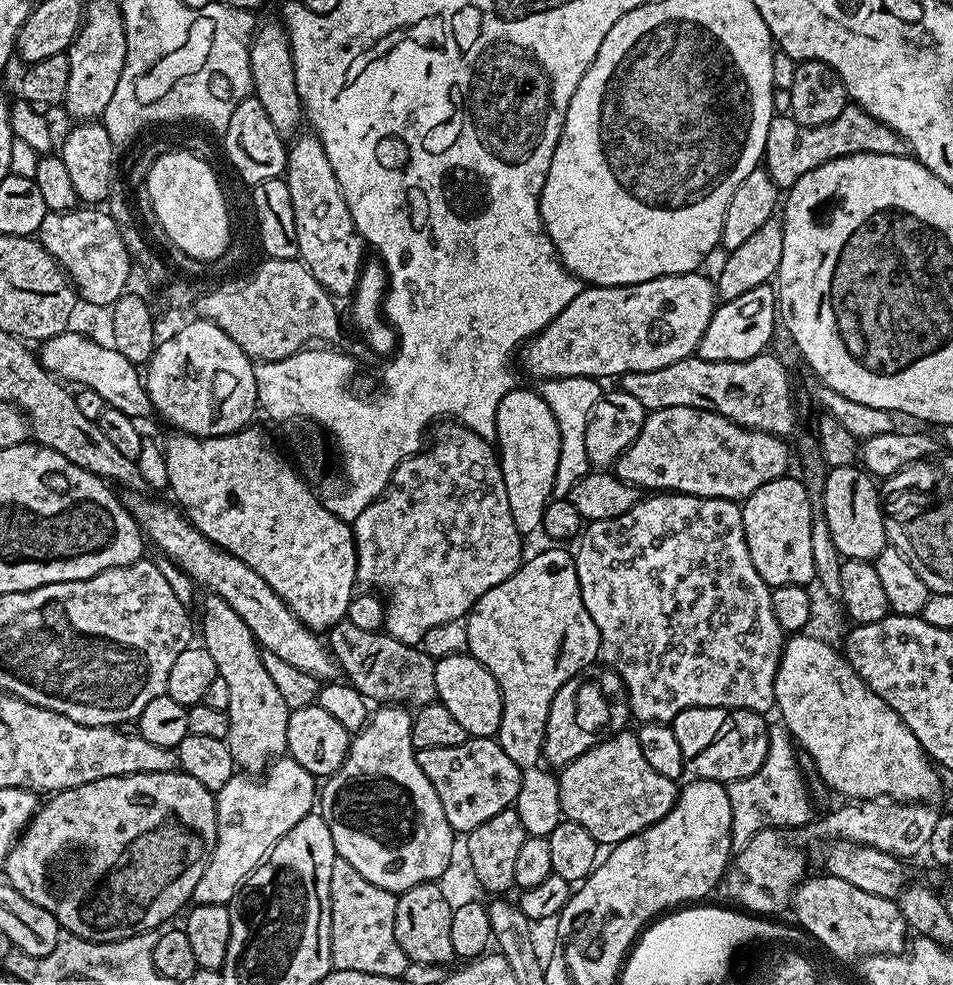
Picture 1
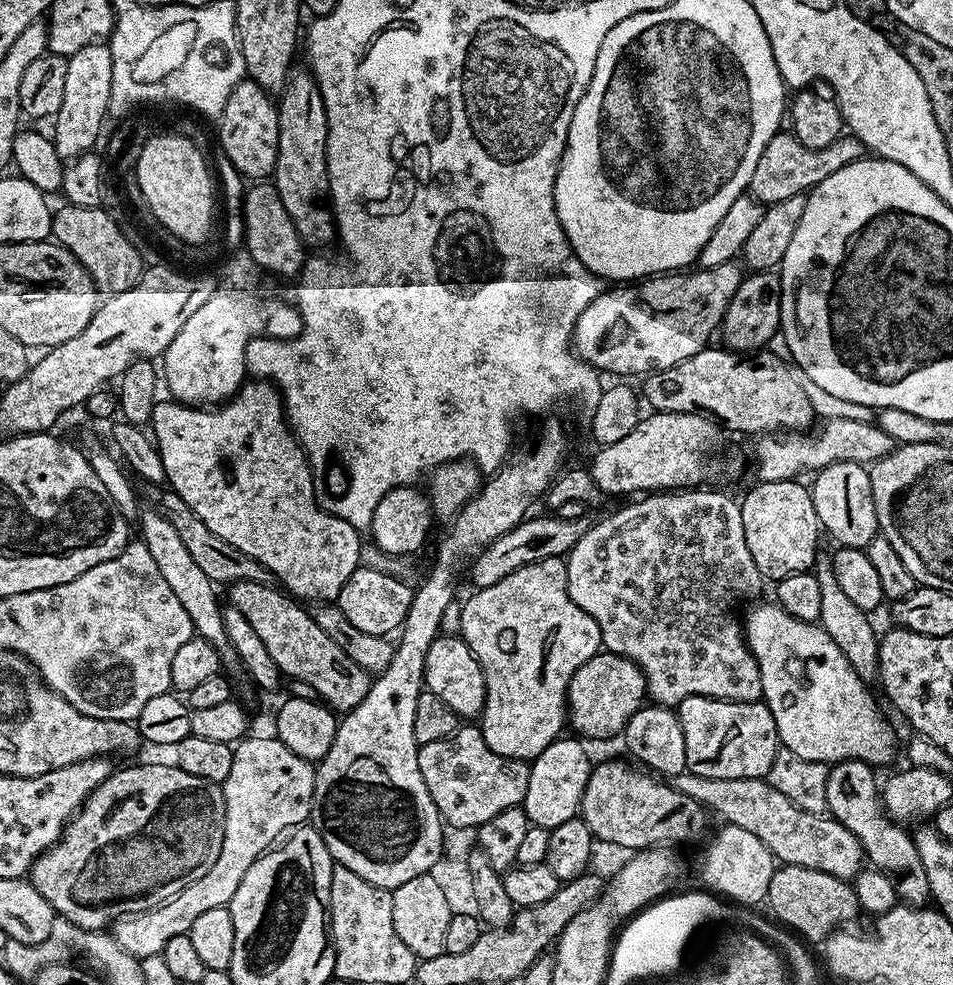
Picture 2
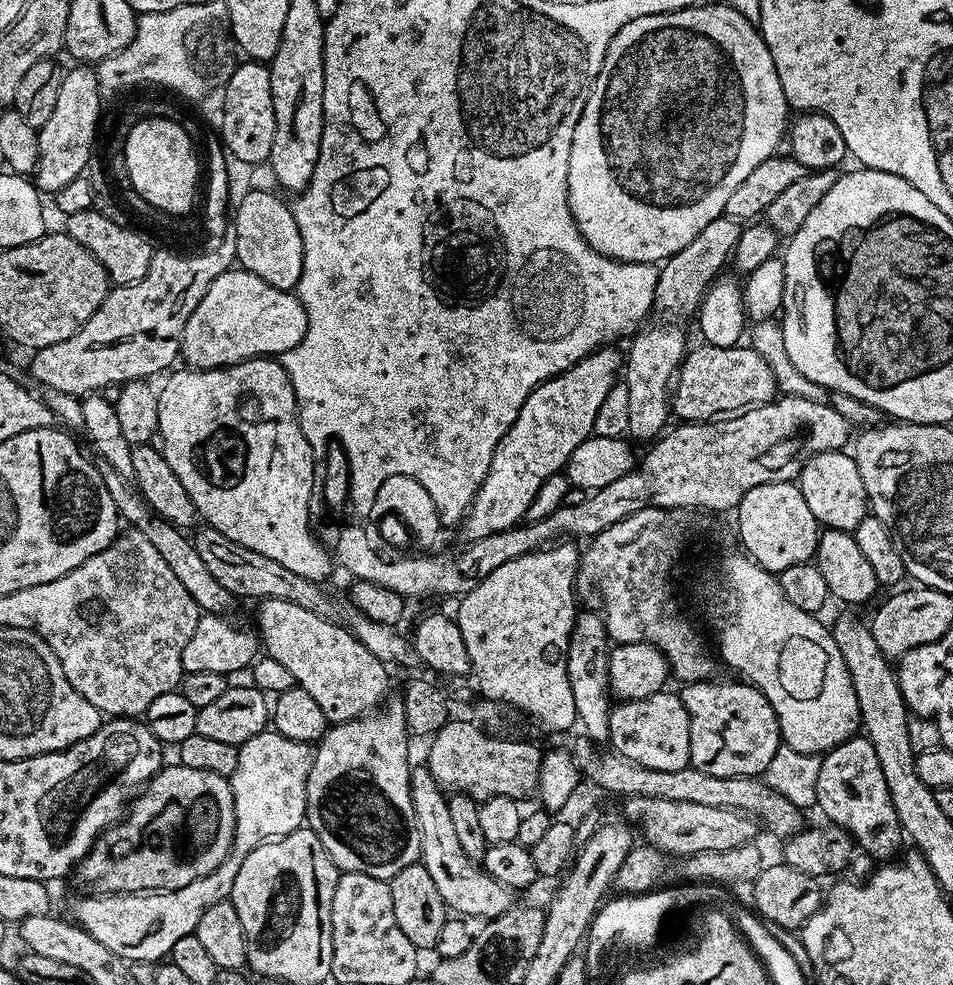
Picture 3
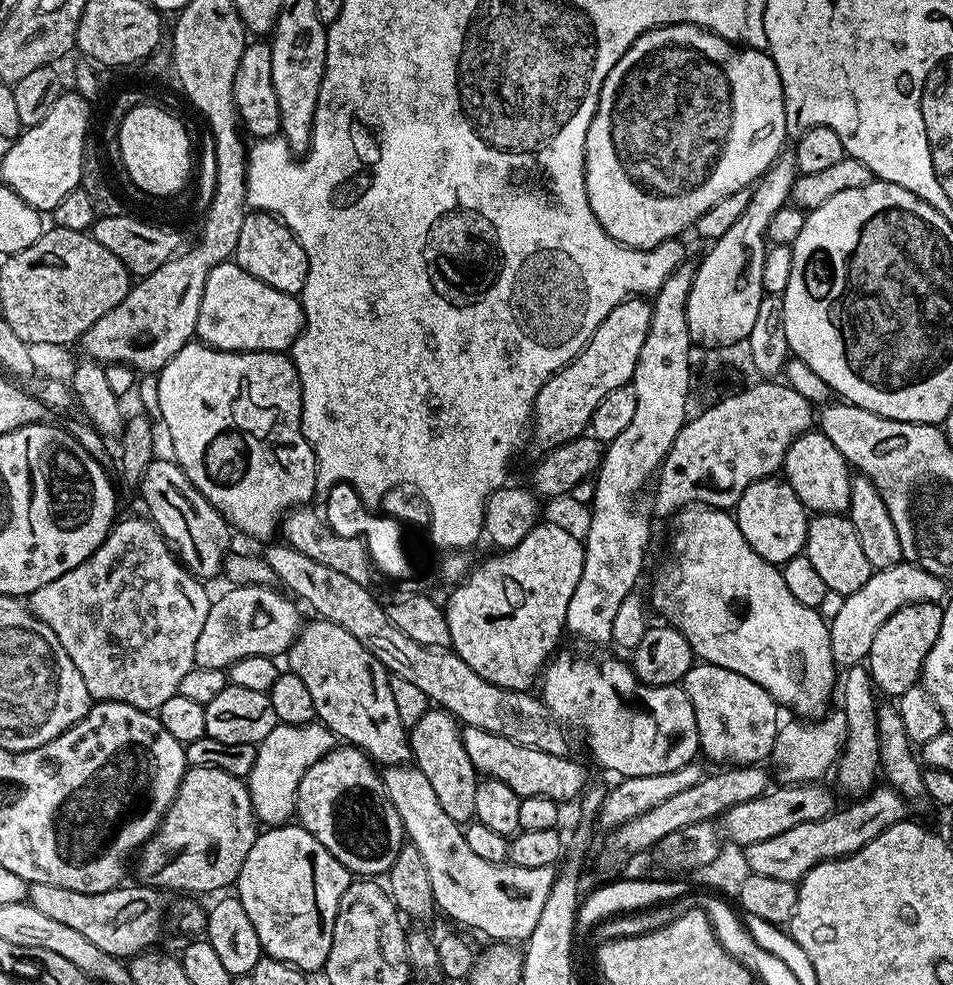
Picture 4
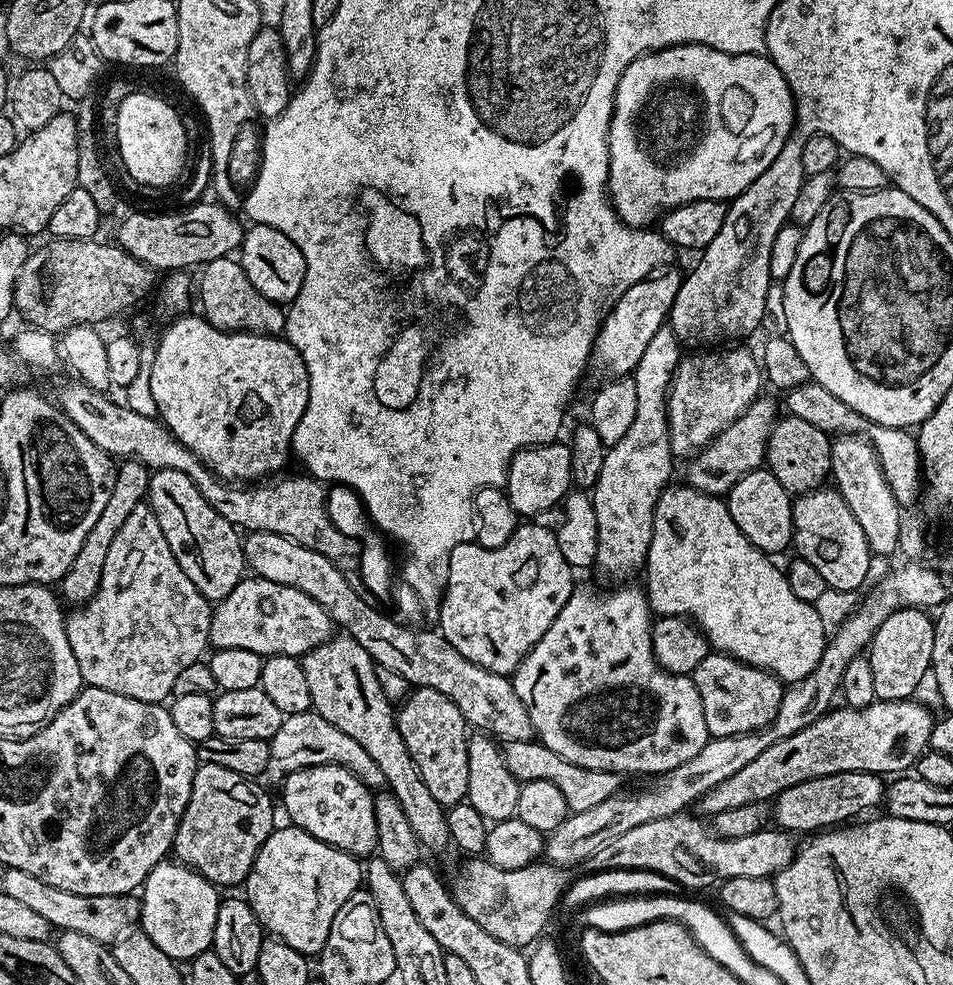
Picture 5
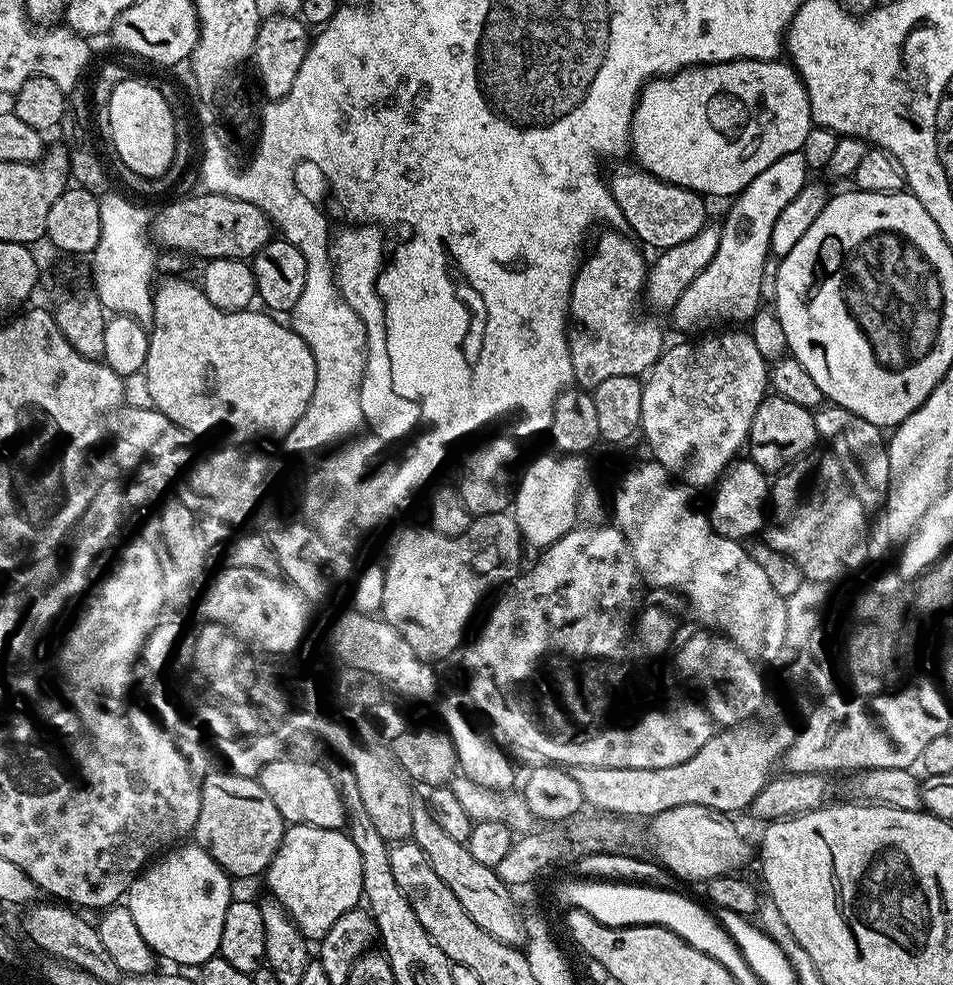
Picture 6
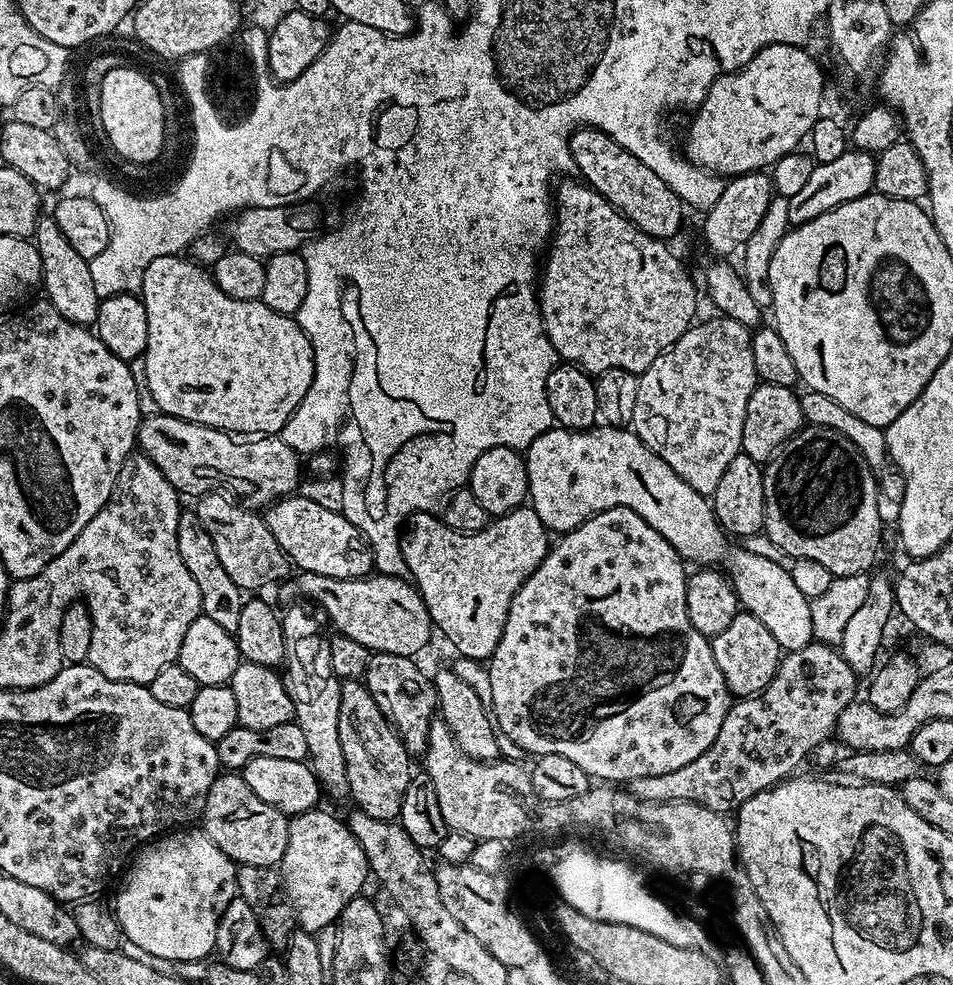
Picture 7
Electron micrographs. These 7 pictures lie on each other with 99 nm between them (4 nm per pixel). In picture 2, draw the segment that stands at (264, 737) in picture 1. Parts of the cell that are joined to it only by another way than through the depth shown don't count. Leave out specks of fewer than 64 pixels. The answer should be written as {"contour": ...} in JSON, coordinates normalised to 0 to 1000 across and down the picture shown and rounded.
{"contour":[[[158,514],[148,515],[145,534],[147,534],[146,547],[157,558],[157,566],[162,566],[162,572],[170,582],[170,587],[174,587],[178,599],[183,599],[184,605],[187,606],[187,611],[191,611],[195,623],[199,623],[199,631],[205,645],[220,652],[220,656],[227,658],[227,662],[236,675],[243,673],[247,675],[250,669],[247,659],[243,658],[243,653],[239,650],[235,635],[235,617],[233,612],[231,613],[230,607],[227,606],[228,594],[224,593],[220,587],[216,587],[216,583],[212,583],[208,571],[204,571],[204,566],[199,566],[199,558],[195,558],[191,546],[187,546],[183,534],[178,534],[178,530],[174,530],[174,526],[169,520]]]}

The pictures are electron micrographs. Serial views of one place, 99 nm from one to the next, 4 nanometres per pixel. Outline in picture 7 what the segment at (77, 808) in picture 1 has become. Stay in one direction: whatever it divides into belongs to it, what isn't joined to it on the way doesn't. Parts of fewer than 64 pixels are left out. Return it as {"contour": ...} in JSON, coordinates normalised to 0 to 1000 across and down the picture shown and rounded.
{"contour":[[[231,786],[222,793],[220,806],[216,810],[212,844],[244,877],[290,881],[300,867],[302,835],[303,829],[288,818],[275,814],[275,810],[271,810],[271,806],[258,798],[255,787]]]}

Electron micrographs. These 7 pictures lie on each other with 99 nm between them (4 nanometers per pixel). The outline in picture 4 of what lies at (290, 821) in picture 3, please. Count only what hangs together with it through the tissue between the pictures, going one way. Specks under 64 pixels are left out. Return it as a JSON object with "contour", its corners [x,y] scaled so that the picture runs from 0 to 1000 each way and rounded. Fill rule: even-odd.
{"contour":[[[335,733],[325,735],[291,734],[290,739],[283,741],[283,745],[279,745],[279,749],[275,749],[275,753],[269,756],[267,778],[258,790],[264,821],[274,838],[297,839],[307,831],[313,798],[317,794],[321,782],[325,782],[325,778],[329,778],[329,774],[337,772],[344,763],[354,758],[354,755],[355,749],[352,745],[341,735]],[[52,895],[29,898],[28,917],[54,934],[66,936],[82,944],[82,948],[94,952],[103,964],[116,971],[137,973],[145,966],[158,963],[172,942],[172,914],[167,905],[154,899],[116,902],[107,908],[82,908],[82,904],[69,904],[65,899],[52,899]]]}

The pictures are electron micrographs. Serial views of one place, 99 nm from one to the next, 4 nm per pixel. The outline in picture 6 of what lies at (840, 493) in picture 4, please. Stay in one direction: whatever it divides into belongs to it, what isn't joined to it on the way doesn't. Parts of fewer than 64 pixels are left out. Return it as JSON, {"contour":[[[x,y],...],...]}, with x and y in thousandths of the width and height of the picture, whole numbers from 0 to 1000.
{"contour":[[[803,401],[791,420],[783,448],[784,462],[799,477],[807,481],[817,480],[836,467],[847,464],[855,451],[858,451],[856,423],[849,415],[837,412],[837,408],[829,408],[829,404]]]}

